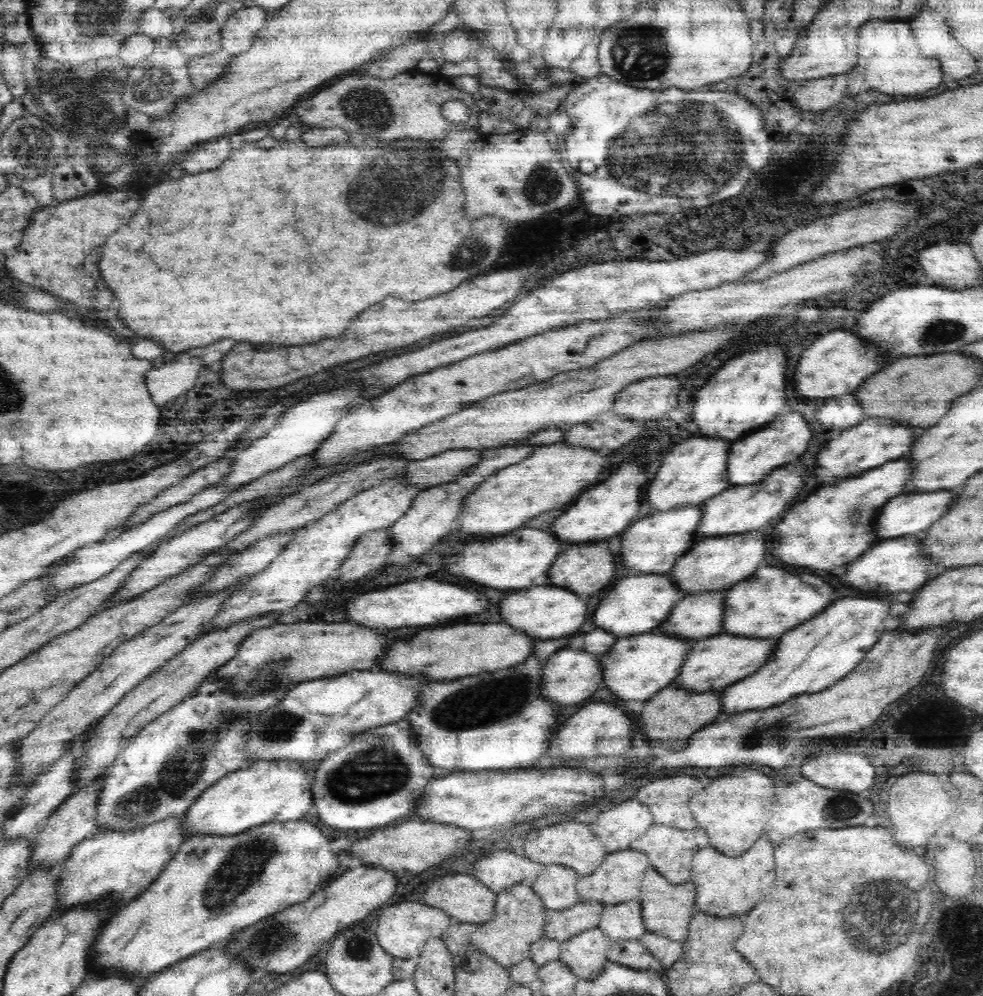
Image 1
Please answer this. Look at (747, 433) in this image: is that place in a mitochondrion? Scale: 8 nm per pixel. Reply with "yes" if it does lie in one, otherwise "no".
no

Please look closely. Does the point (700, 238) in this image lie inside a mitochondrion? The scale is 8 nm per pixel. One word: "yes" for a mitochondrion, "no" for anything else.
no

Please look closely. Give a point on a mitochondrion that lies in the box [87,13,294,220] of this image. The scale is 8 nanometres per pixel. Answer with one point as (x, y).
(149, 85)

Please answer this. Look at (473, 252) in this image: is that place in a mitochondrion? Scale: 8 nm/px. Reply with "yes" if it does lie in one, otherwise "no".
yes

